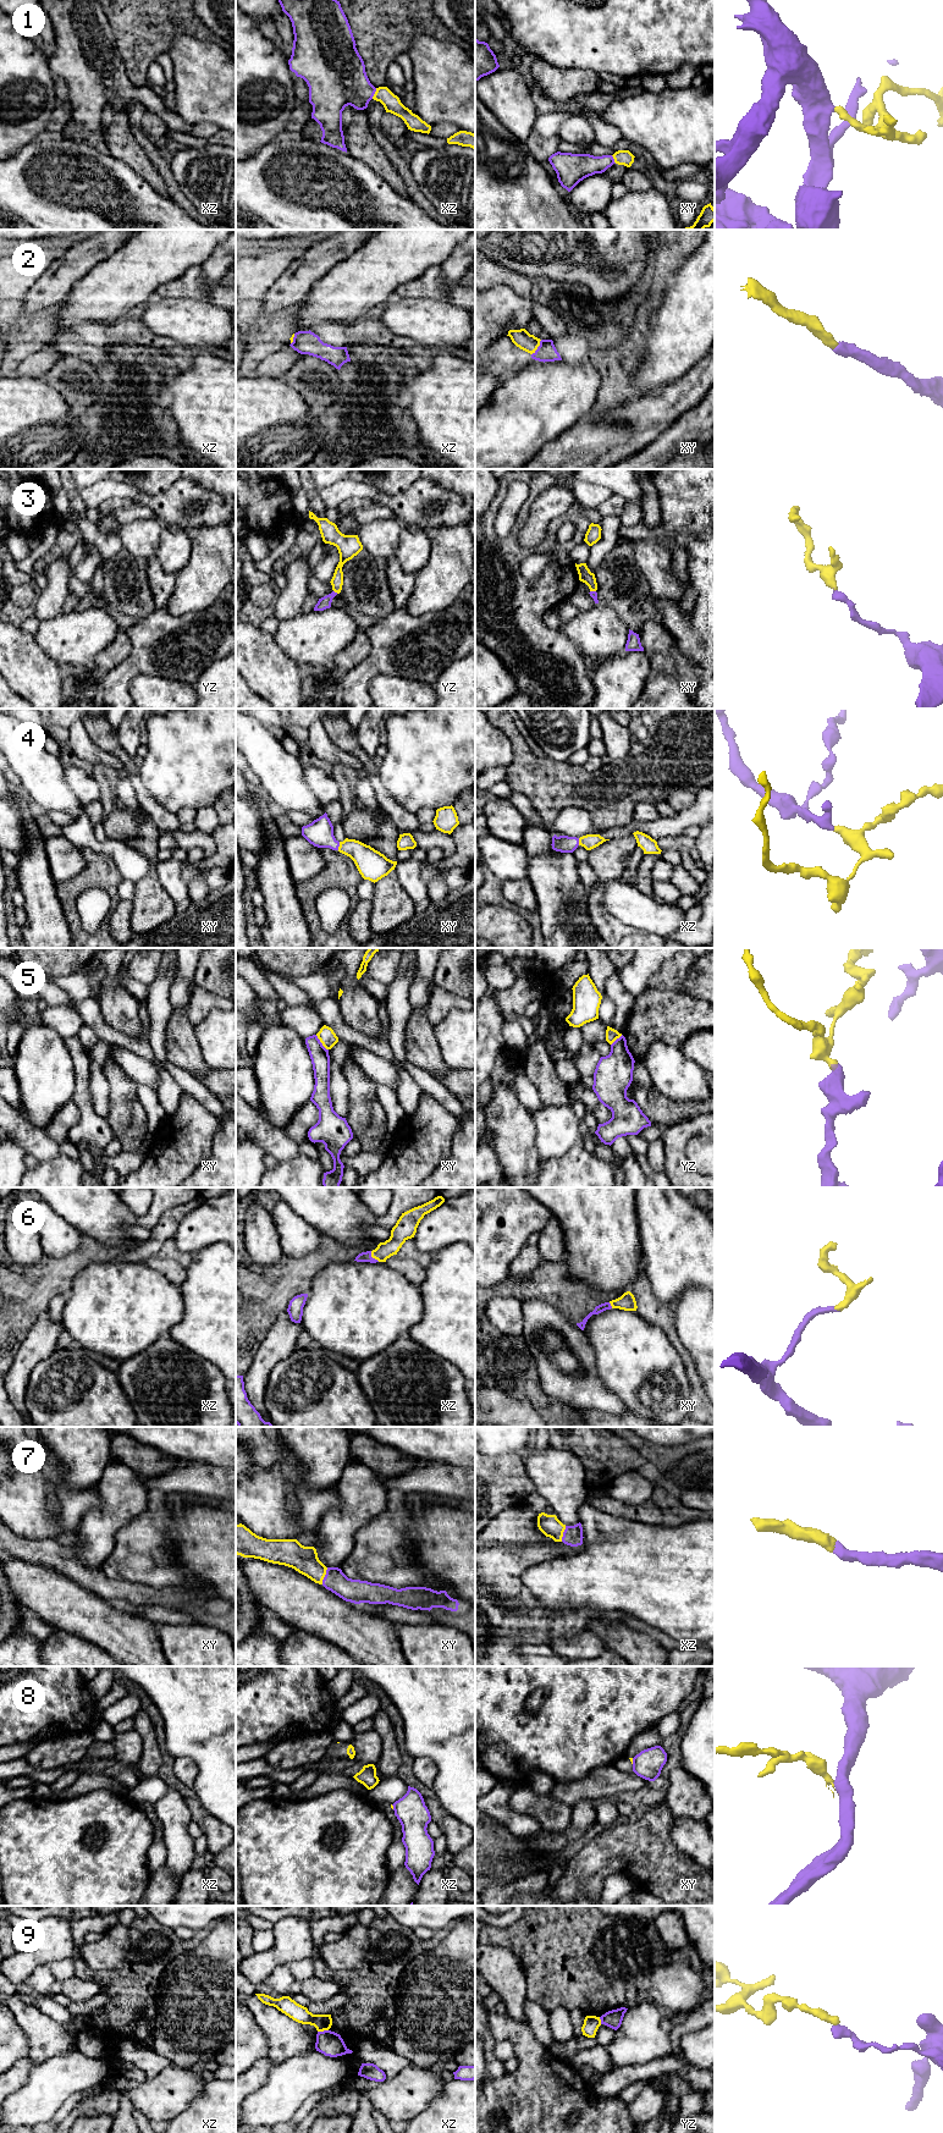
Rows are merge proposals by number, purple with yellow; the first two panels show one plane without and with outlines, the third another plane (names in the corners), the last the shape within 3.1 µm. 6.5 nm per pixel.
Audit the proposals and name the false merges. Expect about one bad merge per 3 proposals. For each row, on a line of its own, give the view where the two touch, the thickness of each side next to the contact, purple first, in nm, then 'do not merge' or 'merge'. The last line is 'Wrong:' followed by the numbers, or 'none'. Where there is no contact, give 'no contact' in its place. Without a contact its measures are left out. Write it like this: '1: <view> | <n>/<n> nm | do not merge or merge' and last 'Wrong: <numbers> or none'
1: xz | 360/120 nm | merge
2: xy | 130/120 nm | merge
3: yz | 80/80 nm | merge
4: xy | 180/190 nm | merge
5: xy | 130/110 nm | do not merge
6: xz | 60/120 nm | merge
7: xy | 160/180 nm | merge
8: xy | 190/20 nm | do not merge
9: xz | 160/120 nm | do not merge
Wrong: 5, 8, 9

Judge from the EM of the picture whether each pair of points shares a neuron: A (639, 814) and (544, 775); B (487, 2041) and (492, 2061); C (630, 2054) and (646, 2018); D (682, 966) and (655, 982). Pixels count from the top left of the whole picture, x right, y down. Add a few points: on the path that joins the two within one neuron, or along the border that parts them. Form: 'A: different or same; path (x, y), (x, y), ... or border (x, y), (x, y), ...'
A: different; border (654, 803), (638, 803), (632, 820)
B: same; path (489, 2046), (490, 2056)
C: same; path (633, 2045), (640, 2038), (641, 2027)
D: same; path (676, 970), (661, 980)

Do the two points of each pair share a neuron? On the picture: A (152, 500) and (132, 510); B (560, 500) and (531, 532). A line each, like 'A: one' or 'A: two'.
A: two
B: one

